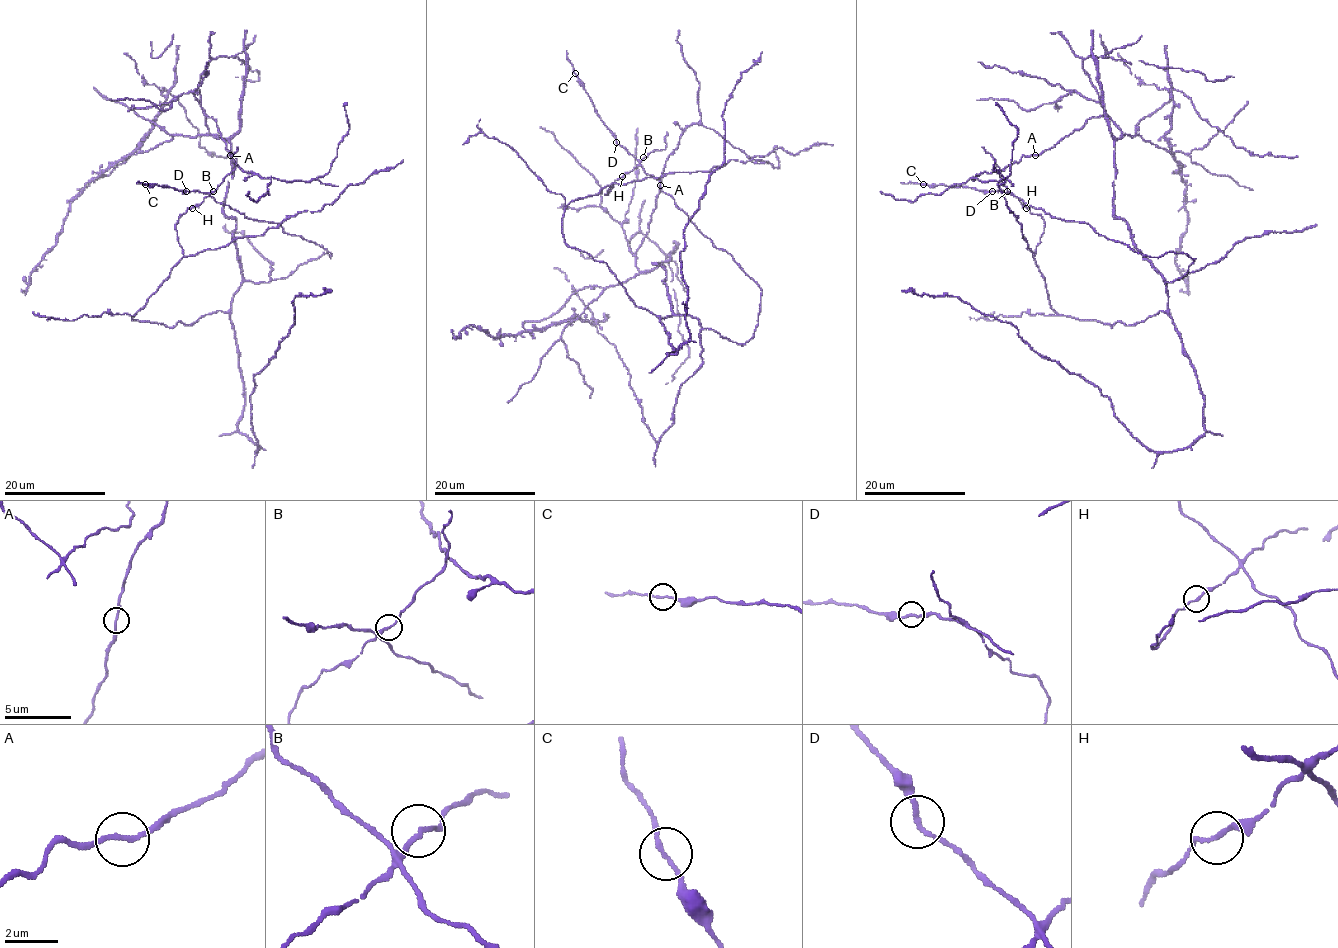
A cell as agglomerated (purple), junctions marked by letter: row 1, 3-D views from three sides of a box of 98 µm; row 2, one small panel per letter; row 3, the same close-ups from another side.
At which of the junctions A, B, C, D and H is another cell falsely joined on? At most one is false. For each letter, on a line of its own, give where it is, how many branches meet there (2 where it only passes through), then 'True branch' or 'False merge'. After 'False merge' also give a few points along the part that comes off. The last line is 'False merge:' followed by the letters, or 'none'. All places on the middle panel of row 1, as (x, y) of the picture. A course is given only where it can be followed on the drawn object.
A: Place: (660, 185). Branches: 2. True branch
B: Place: (643, 157). Branches: 2. True branch
C: Place: (575, 73). Branches: 2. True branch
D: Place: (616, 142). Branches: 2. True branch
H: Place: (622, 176). Branches: 2. True branch
False merge: none

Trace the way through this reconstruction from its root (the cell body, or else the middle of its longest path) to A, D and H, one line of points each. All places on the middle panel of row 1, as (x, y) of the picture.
A: (665, 317), (672, 315), (667, 272), (653, 263), (663, 265), (636, 266), (660, 185)
D: (665, 317), (691, 315), (703, 328), (745, 343), (758, 323), (762, 291), (616, 142)
H: (665, 317), (637, 307), (604, 262), (564, 239), (564, 209), (613, 182), (607, 195), (622, 176)

